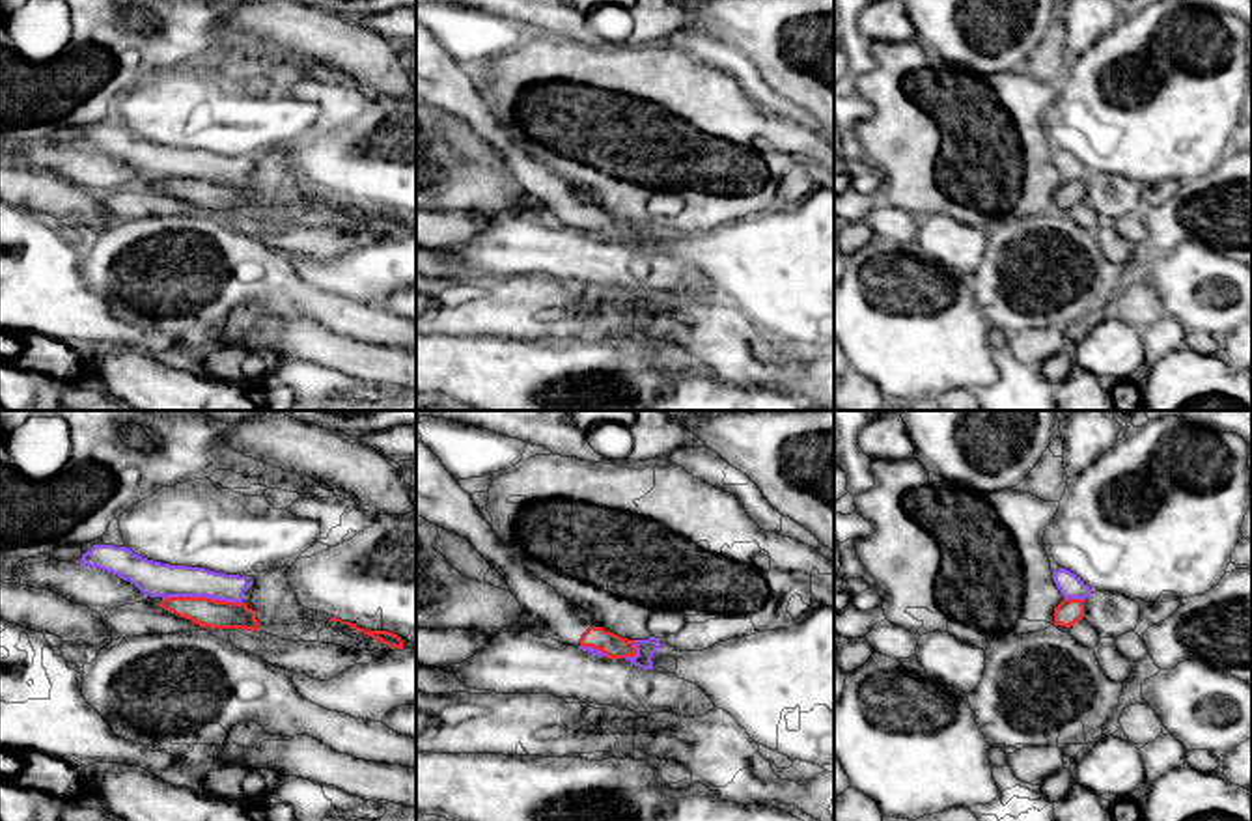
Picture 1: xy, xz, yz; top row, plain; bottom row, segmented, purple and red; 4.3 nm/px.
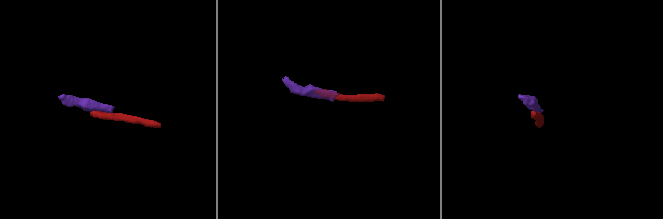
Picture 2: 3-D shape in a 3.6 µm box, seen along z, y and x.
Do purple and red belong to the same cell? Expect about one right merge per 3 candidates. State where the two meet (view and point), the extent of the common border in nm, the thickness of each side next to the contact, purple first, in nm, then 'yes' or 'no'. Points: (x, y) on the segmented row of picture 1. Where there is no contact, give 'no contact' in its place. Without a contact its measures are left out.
xy (202, 596) | 340 nm | 150/130 nm | no

